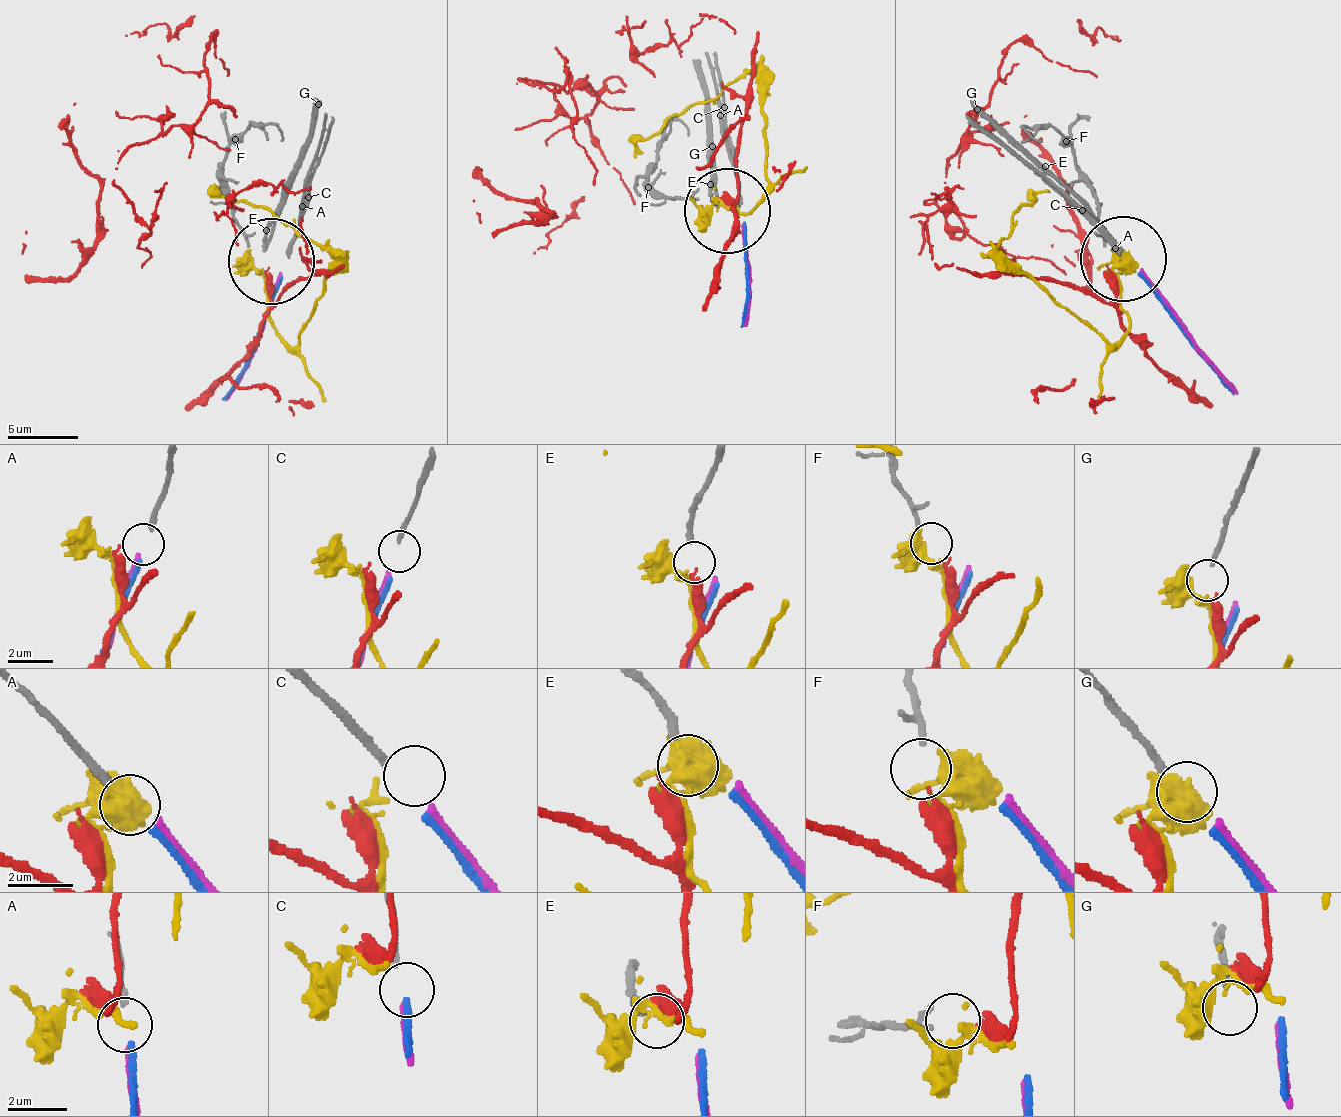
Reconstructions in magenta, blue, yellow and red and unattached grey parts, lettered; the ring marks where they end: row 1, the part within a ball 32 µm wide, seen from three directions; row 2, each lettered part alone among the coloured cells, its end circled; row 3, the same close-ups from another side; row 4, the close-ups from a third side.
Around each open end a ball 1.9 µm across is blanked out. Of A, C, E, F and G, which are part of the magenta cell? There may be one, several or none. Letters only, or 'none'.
C

